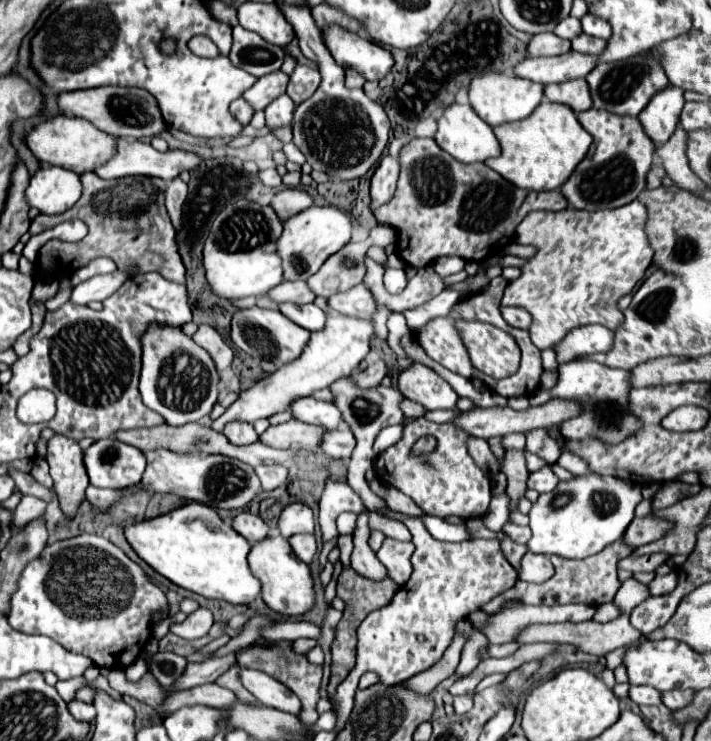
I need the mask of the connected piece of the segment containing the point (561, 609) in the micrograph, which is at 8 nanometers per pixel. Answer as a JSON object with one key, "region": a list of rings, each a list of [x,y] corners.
{"region":[[[511,604],[507,608],[503,608],[501,612],[489,616],[483,610],[475,610],[473,614],[467,616],[467,620],[481,632],[487,636],[489,644],[505,644],[505,642],[515,642],[519,638],[519,634],[531,626],[531,624],[555,624],[555,622],[583,622],[583,620],[591,620],[595,612],[595,606],[583,606],[583,604],[565,604],[565,606],[527,606],[527,604]]]}

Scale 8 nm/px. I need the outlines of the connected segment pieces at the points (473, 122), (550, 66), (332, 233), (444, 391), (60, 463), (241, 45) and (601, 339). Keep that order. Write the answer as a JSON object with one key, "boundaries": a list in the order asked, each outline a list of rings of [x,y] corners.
{"boundaries":[[[[449,104],[447,110],[443,110],[441,118],[437,120],[437,134],[435,134],[435,142],[449,152],[455,160],[461,162],[485,162],[487,158],[499,156],[499,142],[491,130],[489,124],[485,124],[475,110],[469,104]]],[[[569,50],[567,54],[553,58],[525,58],[515,66],[515,74],[539,84],[567,82],[573,78],[583,78],[597,66],[597,62],[599,54],[581,54]]],[[[309,206],[309,210],[287,218],[283,222],[283,232],[279,240],[275,242],[275,252],[283,262],[283,280],[307,280],[311,274],[315,274],[315,270],[319,270],[321,262],[327,256],[341,250],[341,246],[351,240],[351,230],[351,218],[335,206]]],[[[411,364],[399,374],[399,392],[427,410],[451,410],[457,402],[457,392],[431,368],[423,364]]],[[[55,434],[47,444],[45,460],[49,464],[59,506],[67,518],[73,518],[79,504],[85,500],[85,488],[89,486],[83,466],[83,450],[73,438]]],[[[243,26],[233,28],[233,48],[229,60],[253,76],[265,76],[275,72],[283,64],[283,48],[267,44],[259,34],[245,30]]],[[[591,324],[591,326],[579,326],[571,330],[561,342],[555,344],[557,364],[565,364],[589,354],[597,354],[603,350],[609,350],[613,342],[613,332],[605,326]]]]}

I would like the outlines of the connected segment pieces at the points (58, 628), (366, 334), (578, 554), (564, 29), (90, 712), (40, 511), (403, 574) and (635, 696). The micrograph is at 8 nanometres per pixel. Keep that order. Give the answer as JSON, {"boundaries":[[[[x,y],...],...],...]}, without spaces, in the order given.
{"boundaries":[[[[81,534],[77,538],[61,540],[47,546],[37,558],[31,562],[19,580],[19,588],[11,598],[9,624],[23,634],[43,634],[59,642],[65,650],[83,654],[91,658],[91,662],[99,668],[123,668],[139,658],[143,646],[153,636],[153,616],[161,614],[161,620],[169,616],[169,602],[165,594],[147,578],[139,564],[129,560],[115,544],[107,542],[103,536]]],[[[343,314],[329,316],[323,330],[311,334],[311,340],[307,342],[303,354],[299,358],[295,358],[295,362],[281,366],[271,376],[259,380],[249,390],[241,392],[239,400],[233,402],[227,408],[227,412],[213,422],[213,428],[223,430],[223,426],[231,420],[255,422],[259,418],[269,418],[277,412],[289,410],[289,404],[295,398],[311,396],[313,392],[331,386],[335,380],[347,378],[359,366],[359,362],[369,354],[369,338],[373,332],[375,330],[373,330],[371,320],[351,318],[351,316],[343,316]]],[[[575,476],[561,480],[549,494],[541,494],[529,512],[529,526],[533,538],[527,548],[539,554],[557,554],[563,558],[589,558],[599,554],[605,546],[623,538],[633,510],[641,502],[641,492],[629,480],[615,476]]],[[[569,16],[569,18],[565,18],[563,22],[559,22],[553,32],[555,32],[559,38],[565,38],[565,40],[577,38],[577,36],[583,32],[581,21],[573,18],[573,16]]],[[[71,700],[67,706],[69,706],[69,712],[75,720],[81,720],[81,722],[93,722],[95,720],[95,706],[93,704],[83,704],[79,700]]],[[[23,496],[19,506],[13,510],[13,520],[17,526],[25,526],[27,522],[43,516],[45,508],[47,508],[47,504],[43,500],[33,498],[33,496]]],[[[387,538],[377,552],[379,562],[387,568],[389,578],[397,584],[403,586],[407,578],[411,576],[411,554],[415,546],[413,542],[397,542],[393,538]]],[[[631,686],[629,688],[629,698],[639,706],[641,704],[647,704],[647,706],[661,704],[661,692],[655,690],[655,688],[649,688],[649,686]]]]}

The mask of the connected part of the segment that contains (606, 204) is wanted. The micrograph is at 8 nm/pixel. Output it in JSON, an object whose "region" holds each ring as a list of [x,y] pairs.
{"region":[[[587,110],[579,116],[581,126],[593,136],[587,156],[577,164],[571,178],[563,182],[561,194],[567,198],[571,208],[577,210],[603,210],[619,208],[633,202],[645,188],[645,176],[653,164],[655,146],[645,136],[637,118],[615,116],[607,110]]]}

